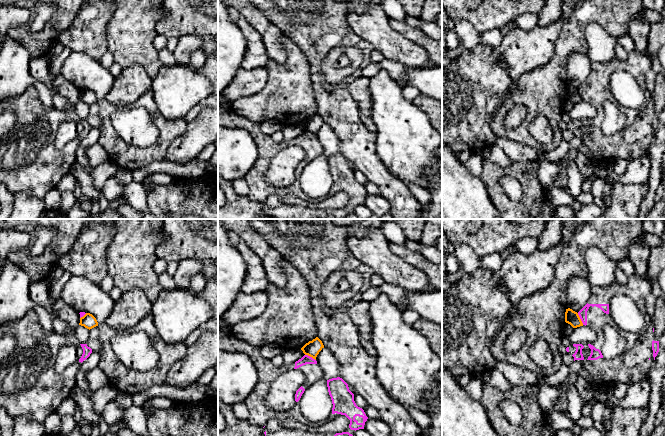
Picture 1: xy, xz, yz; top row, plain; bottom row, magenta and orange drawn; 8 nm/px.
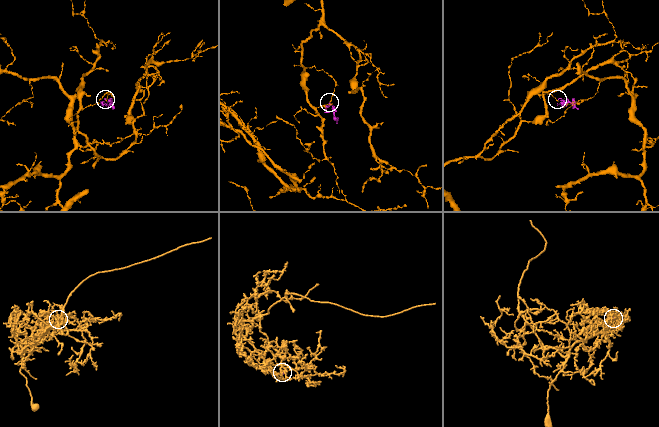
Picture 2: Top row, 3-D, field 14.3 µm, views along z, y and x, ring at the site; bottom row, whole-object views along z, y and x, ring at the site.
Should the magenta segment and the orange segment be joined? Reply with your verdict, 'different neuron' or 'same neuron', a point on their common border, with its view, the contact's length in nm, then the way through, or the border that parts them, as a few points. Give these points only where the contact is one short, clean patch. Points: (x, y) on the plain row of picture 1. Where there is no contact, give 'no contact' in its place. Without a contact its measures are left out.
different neuron; meets magenta in yz at (580, 94); contact 110 nm long; border along yz (577, 89), (583, 100)

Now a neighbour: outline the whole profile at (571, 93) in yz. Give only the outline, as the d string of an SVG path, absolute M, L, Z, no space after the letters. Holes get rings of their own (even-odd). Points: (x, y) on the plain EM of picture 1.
M568 84L565 88L565 98L570 100L573 104L583 102L583 99L577 88Z

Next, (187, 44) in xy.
M185 35L179 38L176 50L173 52L177 64L189 65L191 54L200 49L202 39L194 35Z

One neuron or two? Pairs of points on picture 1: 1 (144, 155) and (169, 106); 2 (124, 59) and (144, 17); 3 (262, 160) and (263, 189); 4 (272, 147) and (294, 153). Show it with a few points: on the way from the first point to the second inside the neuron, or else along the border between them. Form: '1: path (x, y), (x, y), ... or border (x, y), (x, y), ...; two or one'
1: border (157, 111), (168, 119), (183, 119); two
2: path (127, 49), (130, 43), (130, 32), (134, 27); one
3: path (260, 167), (260, 182); one
4: border (286, 146), (274, 156), (267, 169); two

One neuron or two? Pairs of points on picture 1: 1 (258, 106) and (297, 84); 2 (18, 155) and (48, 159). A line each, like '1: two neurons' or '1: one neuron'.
1: one neuron
2: one neuron

